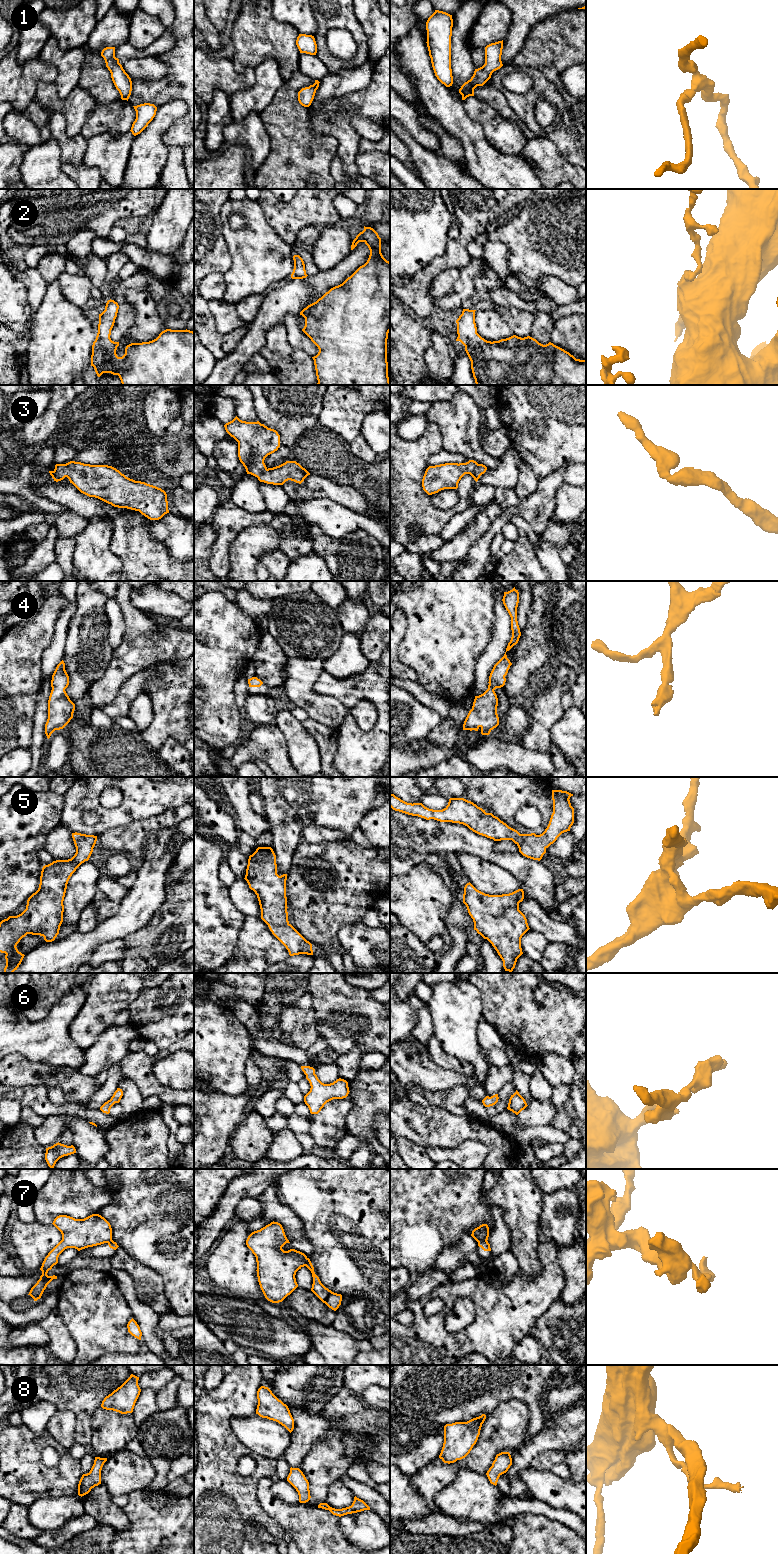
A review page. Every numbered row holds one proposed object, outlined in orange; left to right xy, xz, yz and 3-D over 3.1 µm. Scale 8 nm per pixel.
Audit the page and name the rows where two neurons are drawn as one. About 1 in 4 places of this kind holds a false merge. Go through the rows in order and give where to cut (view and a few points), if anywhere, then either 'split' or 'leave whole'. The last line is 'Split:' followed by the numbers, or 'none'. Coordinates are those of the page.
1: no cut | leave whole
2: no cut | leave whole
3: no cut | leave whole
4: no cut | leave whole
5: no cut | leave whole
6: no cut | leave whole
7: yz (486, 1240), (478, 1242) | split
8: no cut | leave whole
Split: 7

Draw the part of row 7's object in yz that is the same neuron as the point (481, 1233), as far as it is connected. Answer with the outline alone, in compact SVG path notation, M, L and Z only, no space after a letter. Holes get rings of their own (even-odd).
M482 1224L472 1231L471 1236L477 1241L487 1241L489 1237L489 1227L487 1224Z

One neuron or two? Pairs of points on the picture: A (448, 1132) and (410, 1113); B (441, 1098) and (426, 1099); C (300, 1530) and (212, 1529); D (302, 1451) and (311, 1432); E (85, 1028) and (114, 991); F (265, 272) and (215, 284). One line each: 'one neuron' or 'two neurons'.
A: one neuron
B: one neuron
C: two neurons
D: one neuron
E: one neuron
F: two neurons

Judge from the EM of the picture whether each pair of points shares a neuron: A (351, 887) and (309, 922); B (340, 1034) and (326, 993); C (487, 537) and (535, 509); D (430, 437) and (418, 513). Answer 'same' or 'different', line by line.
A: same
B: same
C: same
D: same

